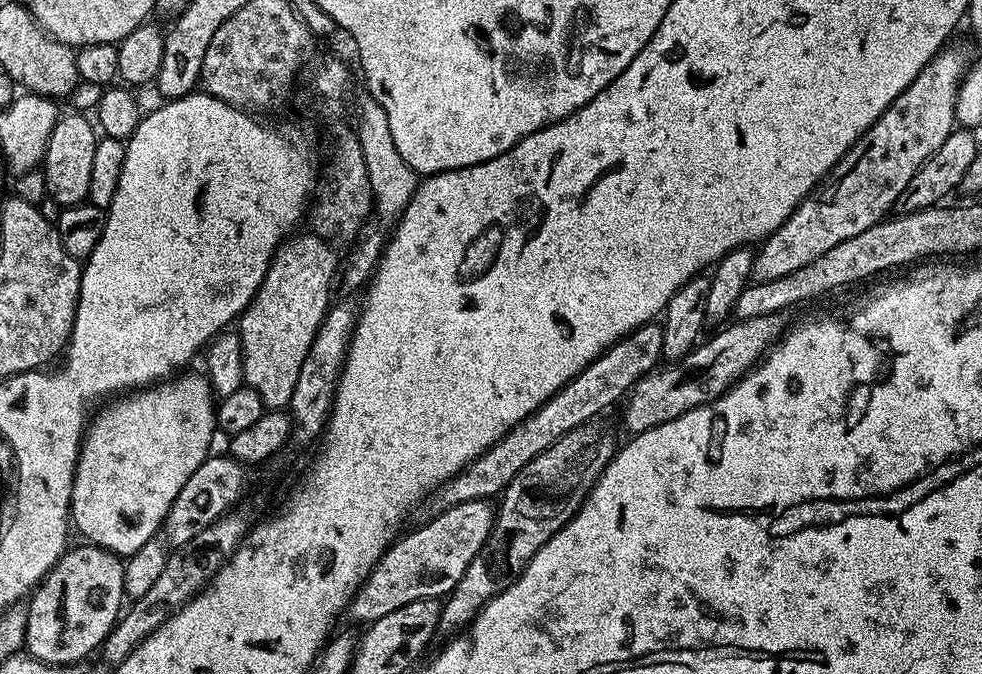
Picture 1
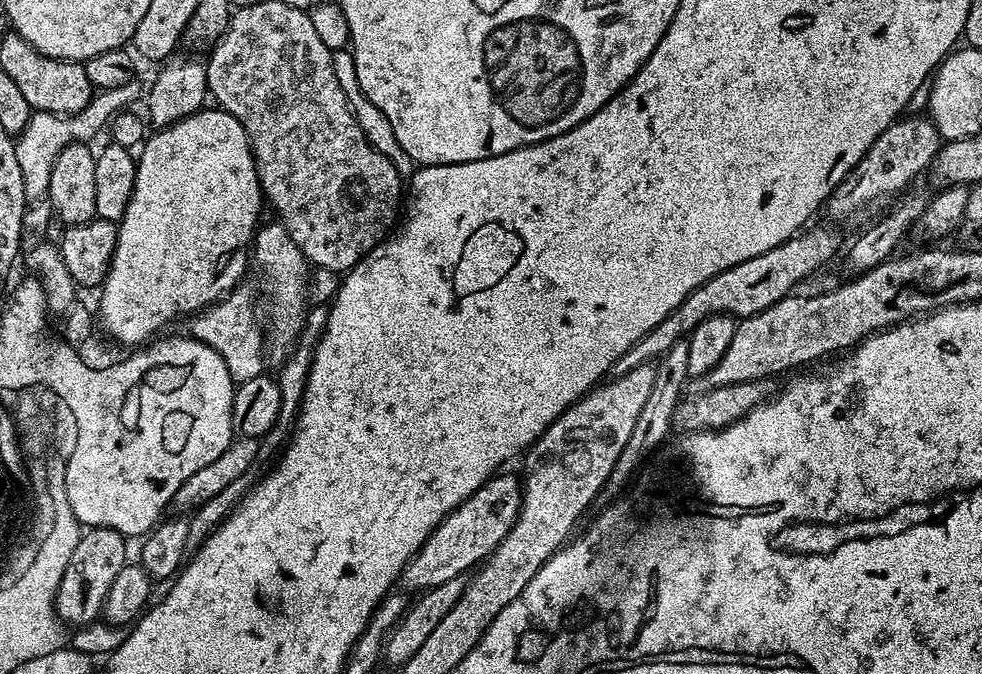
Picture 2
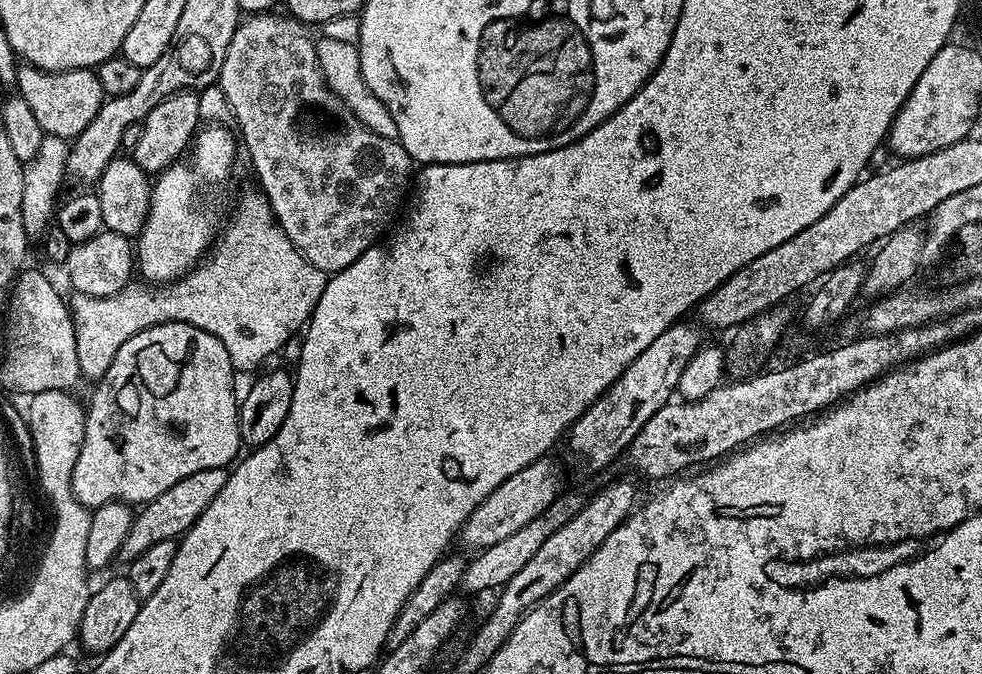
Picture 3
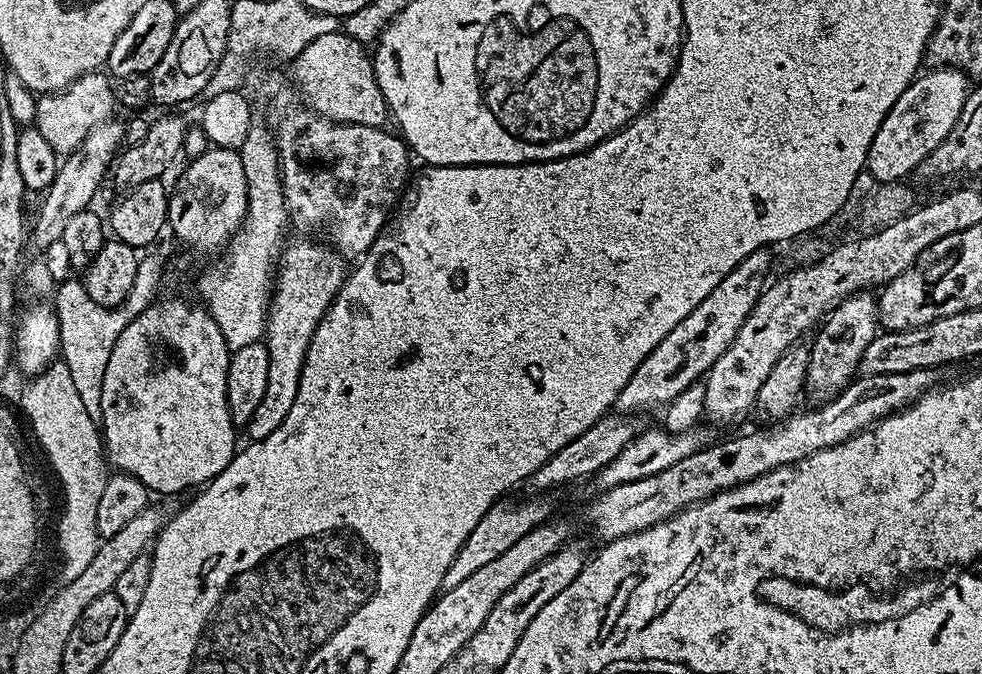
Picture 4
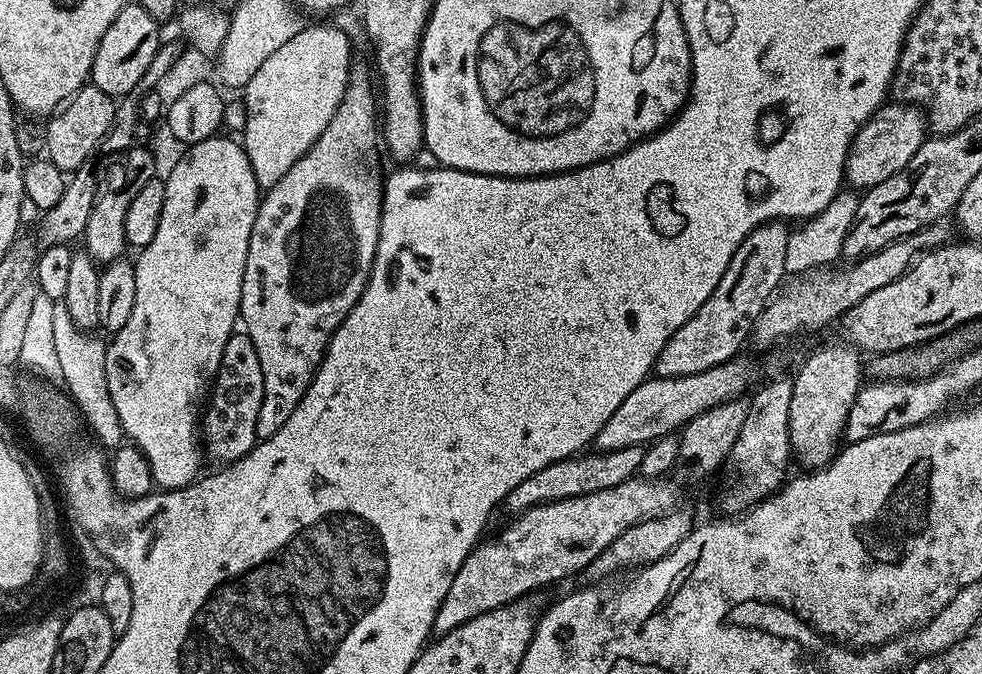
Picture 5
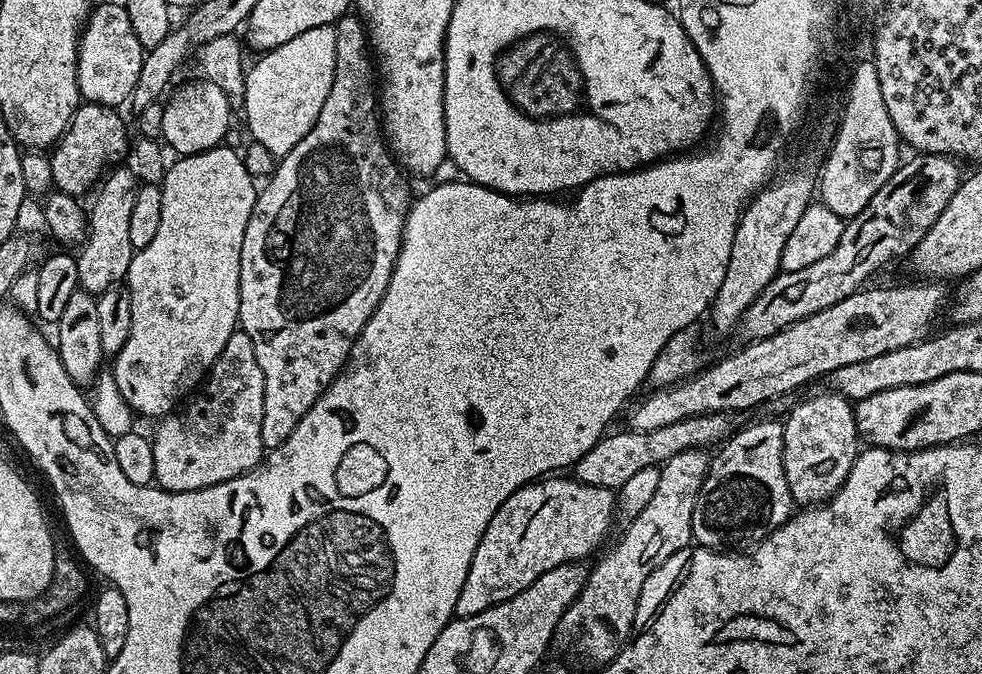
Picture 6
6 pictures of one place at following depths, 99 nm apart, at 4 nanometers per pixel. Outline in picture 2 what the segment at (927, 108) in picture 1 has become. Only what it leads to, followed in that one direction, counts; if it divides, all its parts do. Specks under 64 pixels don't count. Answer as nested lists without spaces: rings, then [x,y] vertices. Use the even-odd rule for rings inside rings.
[[[905,115],[895,120],[885,132],[866,150],[848,177],[828,195],[826,212],[836,220],[848,220],[855,212],[864,212],[875,200],[884,200],[887,196],[895,197],[904,189],[920,171],[927,169],[936,157],[936,151],[942,146],[940,132],[931,120],[920,116]],[[908,184],[908,185],[907,185]],[[896,192],[896,193],[895,193]]]

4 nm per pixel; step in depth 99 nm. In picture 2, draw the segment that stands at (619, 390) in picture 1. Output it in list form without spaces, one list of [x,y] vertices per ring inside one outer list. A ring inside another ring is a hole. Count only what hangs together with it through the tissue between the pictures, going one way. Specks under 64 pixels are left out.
[[[811,228],[792,236],[784,244],[774,246],[774,250],[766,250],[766,254],[758,254],[758,258],[750,258],[695,288],[679,306],[666,314],[666,318],[662,318],[662,322],[658,322],[658,326],[654,326],[654,330],[650,330],[650,334],[638,338],[638,342],[634,342],[634,346],[630,346],[630,350],[614,362],[612,372],[621,376],[634,370],[634,366],[659,361],[665,352],[669,352],[679,340],[687,338],[698,322],[707,316],[753,316],[784,299],[795,289],[792,287],[799,280],[814,275],[836,252],[836,236],[830,229]]]

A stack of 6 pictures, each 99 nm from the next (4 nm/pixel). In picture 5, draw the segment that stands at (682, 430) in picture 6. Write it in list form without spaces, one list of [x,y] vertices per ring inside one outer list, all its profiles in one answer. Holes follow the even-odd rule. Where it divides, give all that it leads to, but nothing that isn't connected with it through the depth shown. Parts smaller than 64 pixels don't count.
[[[626,446],[622,450],[588,450],[554,462],[550,466],[542,466],[530,478],[518,482],[510,494],[506,494],[502,508],[509,512],[509,517],[521,516],[539,504],[558,502],[566,498],[582,498],[582,494],[598,494],[598,490],[610,490],[610,486],[618,486],[622,482],[633,479],[640,471],[640,463],[644,457],[644,448],[641,446]]]

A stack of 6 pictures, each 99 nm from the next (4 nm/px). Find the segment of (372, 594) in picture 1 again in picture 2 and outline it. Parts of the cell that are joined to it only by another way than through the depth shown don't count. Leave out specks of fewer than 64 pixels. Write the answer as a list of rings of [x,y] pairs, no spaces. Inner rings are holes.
[[[493,475],[430,533],[400,573],[399,583],[405,584],[405,589],[413,588],[416,594],[427,592],[429,588],[442,586],[442,582],[450,582],[450,578],[465,575],[487,560],[514,526],[524,497],[521,481],[504,475]]]

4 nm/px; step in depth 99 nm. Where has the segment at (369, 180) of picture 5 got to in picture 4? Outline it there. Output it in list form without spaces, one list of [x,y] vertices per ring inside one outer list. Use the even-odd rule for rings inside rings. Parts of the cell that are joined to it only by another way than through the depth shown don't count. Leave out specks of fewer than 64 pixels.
[[[312,238],[302,239],[306,240],[289,239],[283,245],[274,273],[272,298],[268,302],[268,318],[264,322],[262,337],[262,343],[268,351],[270,370],[266,374],[266,394],[262,394],[258,410],[252,412],[246,425],[249,441],[261,440],[274,434],[274,430],[282,426],[282,418],[290,414],[290,406],[294,406],[298,394],[306,350],[314,338],[314,330],[318,322],[322,322],[326,310],[334,302],[350,271],[349,265],[344,265],[345,257],[334,247]]]

